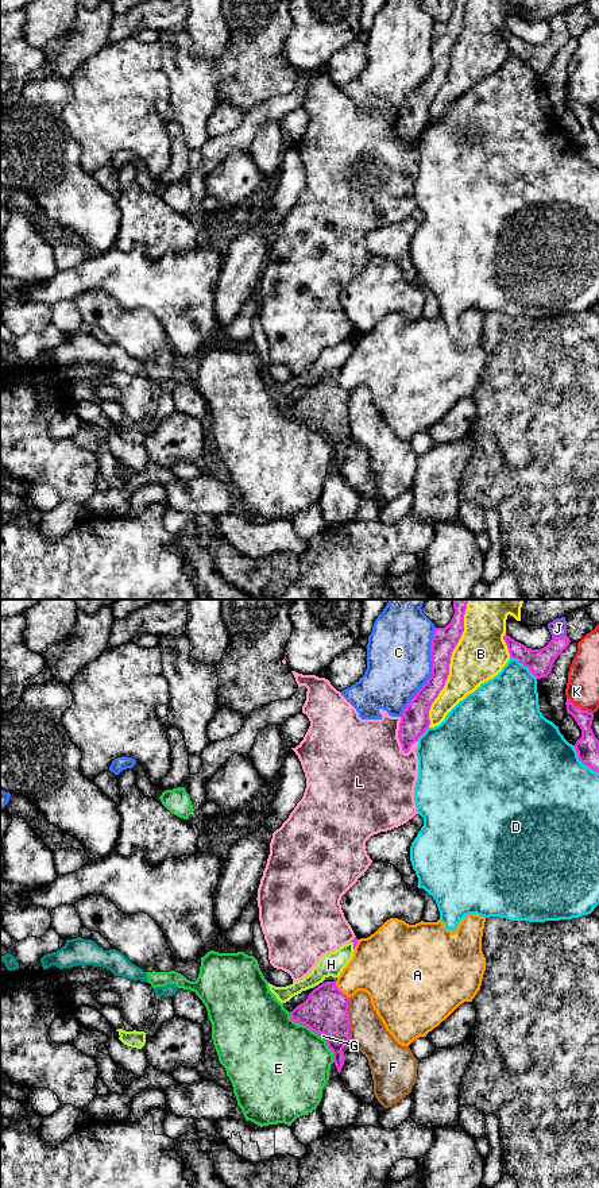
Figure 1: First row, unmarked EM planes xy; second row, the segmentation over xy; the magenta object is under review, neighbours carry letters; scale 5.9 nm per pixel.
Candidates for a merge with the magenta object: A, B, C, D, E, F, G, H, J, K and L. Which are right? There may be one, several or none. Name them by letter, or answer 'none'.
G

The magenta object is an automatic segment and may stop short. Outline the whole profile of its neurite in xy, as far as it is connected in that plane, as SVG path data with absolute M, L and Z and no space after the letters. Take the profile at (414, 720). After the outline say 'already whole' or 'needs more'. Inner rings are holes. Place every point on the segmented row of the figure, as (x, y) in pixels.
M453 599L455 614L445 628L436 628L432 639L432 675L405 707L398 730L402 751L407 753L430 725L429 710L449 675L453 649L464 632L468 599Z | already whole

